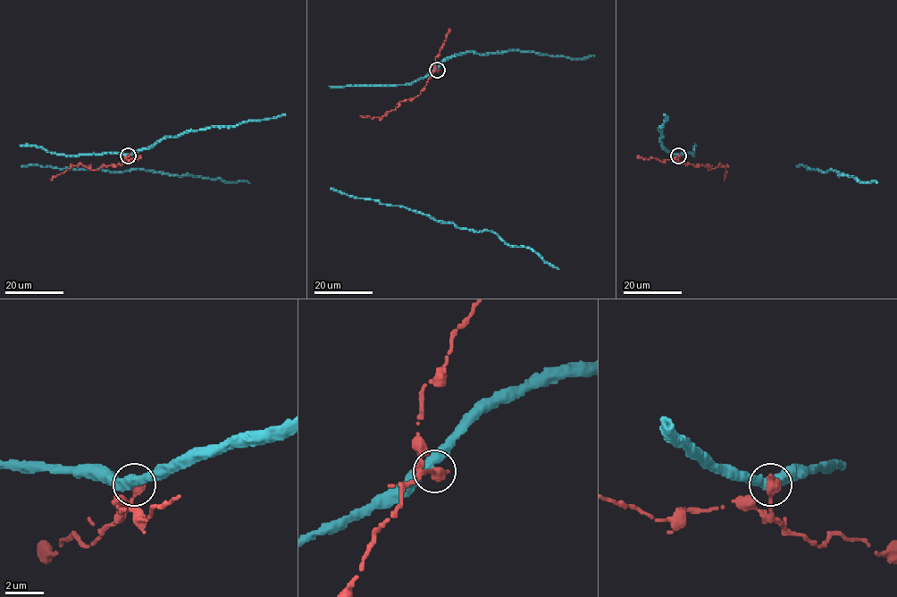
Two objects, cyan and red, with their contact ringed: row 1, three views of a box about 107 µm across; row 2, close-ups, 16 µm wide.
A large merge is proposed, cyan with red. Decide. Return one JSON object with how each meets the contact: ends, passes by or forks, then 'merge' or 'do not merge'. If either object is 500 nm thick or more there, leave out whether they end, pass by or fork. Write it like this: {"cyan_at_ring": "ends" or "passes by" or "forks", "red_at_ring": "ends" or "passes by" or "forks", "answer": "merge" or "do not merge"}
{"answer": "do not merge"}

